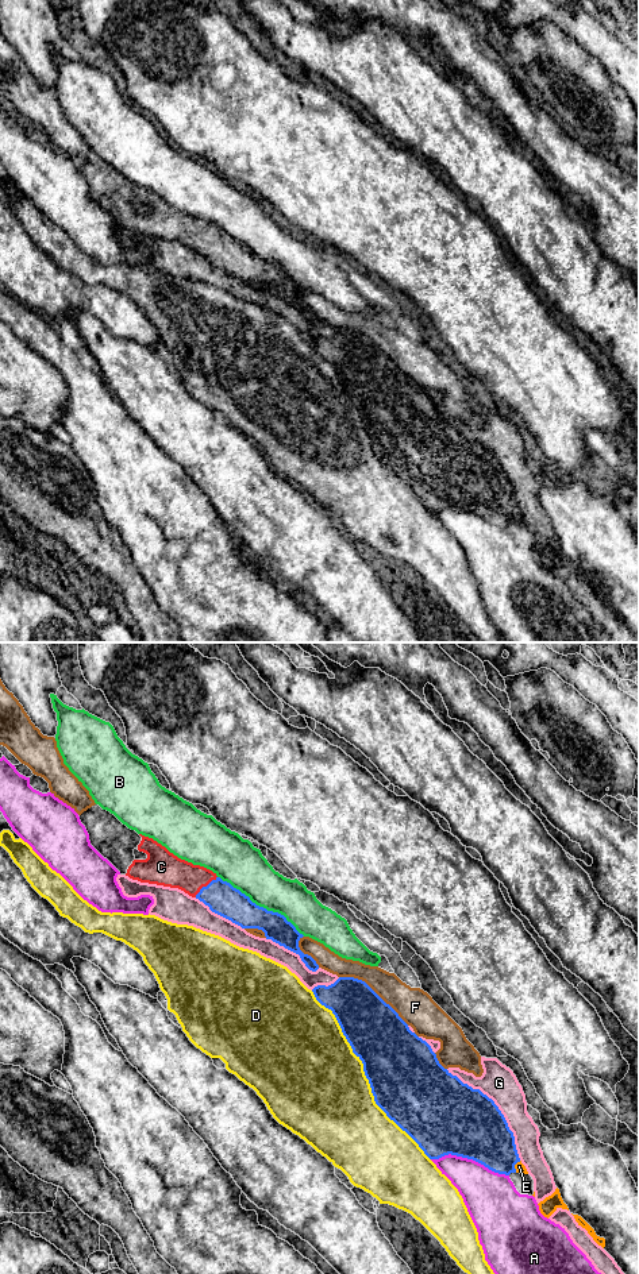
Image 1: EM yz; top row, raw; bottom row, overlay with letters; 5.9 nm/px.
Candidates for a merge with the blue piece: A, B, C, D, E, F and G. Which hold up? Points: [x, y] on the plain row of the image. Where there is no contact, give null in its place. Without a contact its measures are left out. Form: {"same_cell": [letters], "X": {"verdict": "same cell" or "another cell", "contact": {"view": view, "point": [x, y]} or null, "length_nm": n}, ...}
{"same_cell": ["C"], "A": {"verdict": "another cell", "contact": {"view": "yz", "point": [470, 510]}, "length_nm": 480}, "B": {"verdict": "another cell", "contact": {"view": "yz", "point": [261, 259]}, "length_nm": 650}, "C": {"verdict": "same cell", "contact": {"view": "yz", "point": [204, 239]}, "length_nm": 180}, "D": {"verdict": "another cell", "contact": {"view": "yz", "point": [365, 427]}, "length_nm": 1250}, "E": {"verdict": "another cell", "contact": {"view": "yz", "point": [514, 518]}, "length_nm": 80}, "F": {"verdict": "another cell", "contact": {"view": "yz", "point": [373, 343]}, "length_nm": 500}, "G": {"verdict": "another cell", "contact": {"view": "yz", "point": [497, 459]}, "length_nm": 700}}

